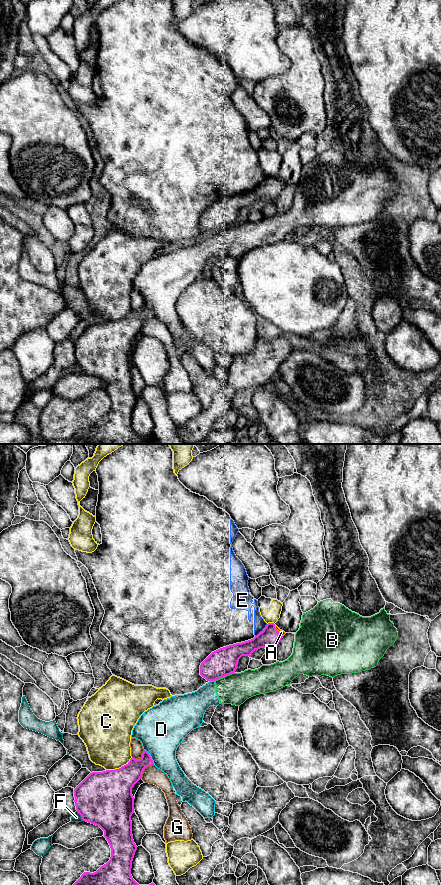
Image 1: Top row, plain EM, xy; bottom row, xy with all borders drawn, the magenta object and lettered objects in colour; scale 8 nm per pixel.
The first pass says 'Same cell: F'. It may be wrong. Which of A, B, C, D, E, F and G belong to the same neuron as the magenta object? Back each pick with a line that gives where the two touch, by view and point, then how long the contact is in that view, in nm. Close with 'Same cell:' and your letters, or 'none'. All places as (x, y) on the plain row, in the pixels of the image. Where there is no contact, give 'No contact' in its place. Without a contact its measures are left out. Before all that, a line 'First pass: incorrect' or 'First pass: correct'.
First pass: incorrect
A: Touches magenta at xy (278, 183). Shared border 120 nm
Same cell: A

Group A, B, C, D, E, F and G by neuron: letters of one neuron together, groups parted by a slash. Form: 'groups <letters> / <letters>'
groups A / B D / C / E / F / G

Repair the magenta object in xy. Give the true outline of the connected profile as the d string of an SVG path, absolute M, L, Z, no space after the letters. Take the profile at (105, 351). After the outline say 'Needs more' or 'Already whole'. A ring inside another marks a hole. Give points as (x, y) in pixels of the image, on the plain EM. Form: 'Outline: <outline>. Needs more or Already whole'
Outline: M144 302L140 311L131 310L130 313L119 321L90 325L75 341L75 358L82 372L99 378L104 383L104 389L111 400L110 412L101 418L96 424L84 424L72 437L73 439L85 439L91 444L160 444L154 435L139 437L131 427L132 413L137 402L132 387L131 368L134 365L134 349L132 340L141 331L146 319L154 317L150 306Z. Already whole

